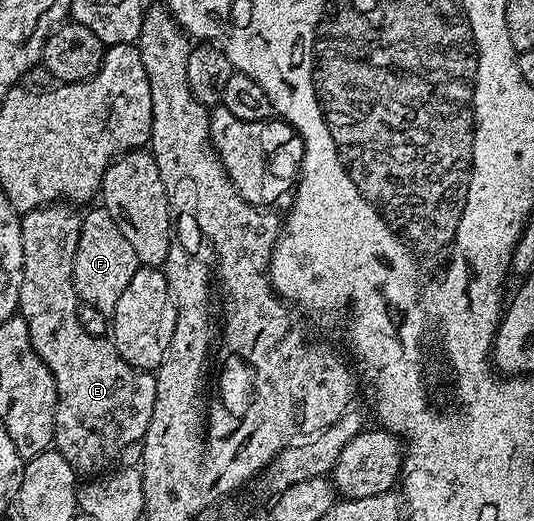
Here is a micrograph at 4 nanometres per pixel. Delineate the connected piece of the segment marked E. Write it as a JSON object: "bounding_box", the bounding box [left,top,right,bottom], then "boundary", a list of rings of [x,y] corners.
{"bounding_box":[18,201,156,473],"boundary":[[[64,201],[23,212],[20,220],[22,289],[18,314],[28,323],[32,347],[54,377],[55,450],[66,457],[78,473],[96,473],[111,459],[113,462],[126,445],[143,440],[154,413],[156,377],[151,371],[131,367],[116,352],[111,338],[88,335],[78,321],[72,274],[81,218],[81,212]]]}

